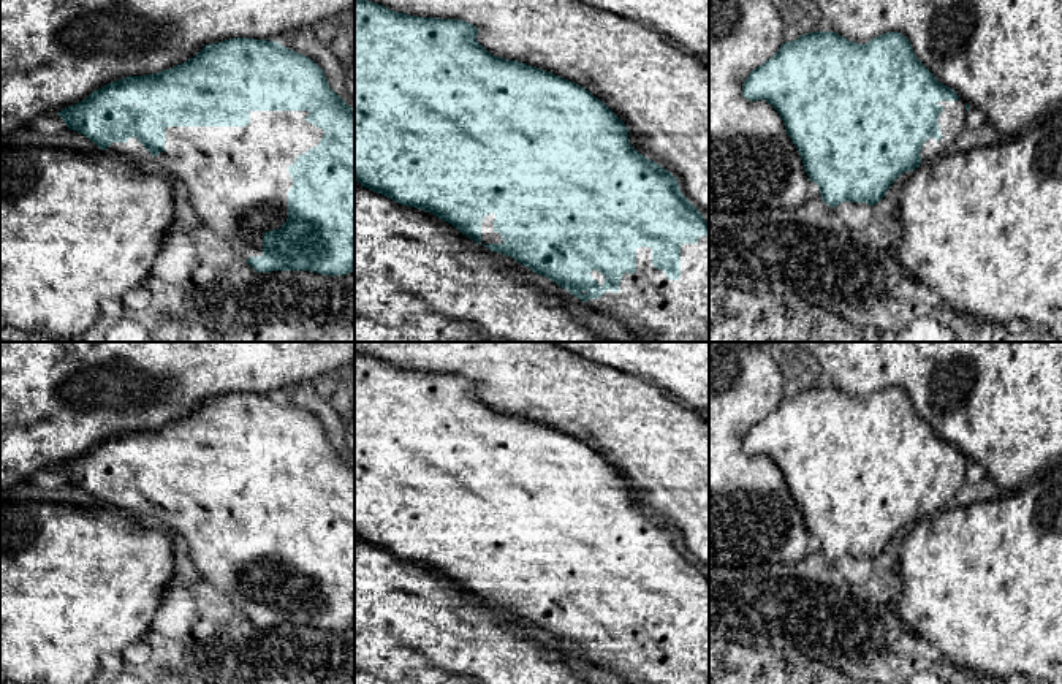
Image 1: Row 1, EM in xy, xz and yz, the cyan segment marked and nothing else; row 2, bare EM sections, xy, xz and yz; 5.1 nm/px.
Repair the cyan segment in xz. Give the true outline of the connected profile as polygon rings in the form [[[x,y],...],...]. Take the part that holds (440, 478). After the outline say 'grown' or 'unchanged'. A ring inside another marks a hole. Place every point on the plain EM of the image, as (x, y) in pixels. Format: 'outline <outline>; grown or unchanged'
outline [[[355,352],[355,535],[369,545],[394,554],[399,559],[423,564],[437,570],[443,576],[456,581],[462,589],[473,594],[476,598],[483,598],[491,606],[511,611],[518,618],[530,622],[533,627],[548,632],[562,643],[567,643],[575,652],[579,652],[589,662],[606,668],[616,676],[620,676],[627,684],[709,684],[709,580],[703,573],[701,567],[684,551],[677,534],[669,526],[635,505],[628,496],[628,484],[625,478],[589,445],[576,437],[537,421],[530,421],[518,415],[495,412],[476,396],[476,390],[478,383],[473,378],[461,374],[410,370]]]; grown

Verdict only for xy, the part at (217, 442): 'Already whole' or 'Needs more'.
Needs more

